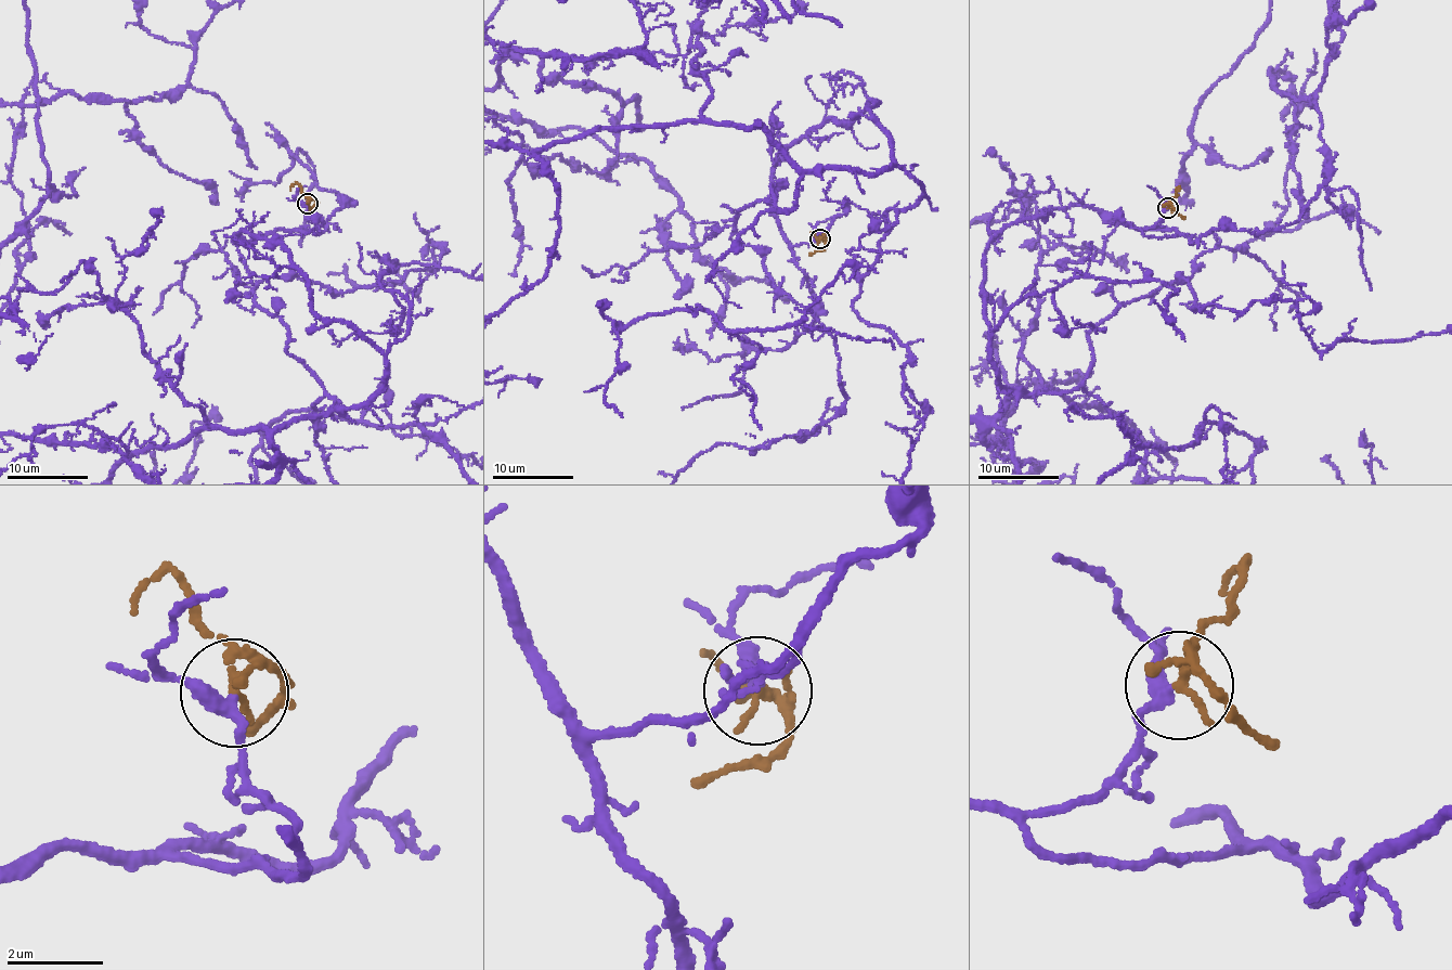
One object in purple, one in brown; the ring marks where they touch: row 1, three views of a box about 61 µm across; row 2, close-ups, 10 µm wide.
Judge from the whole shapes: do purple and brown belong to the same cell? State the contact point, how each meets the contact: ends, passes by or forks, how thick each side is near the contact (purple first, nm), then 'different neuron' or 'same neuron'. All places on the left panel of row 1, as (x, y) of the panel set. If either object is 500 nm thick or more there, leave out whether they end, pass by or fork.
at (308, 203); purple passes by; brown passes by; 280 nm thick on the purple side, 160 nm on the other; same neuron

